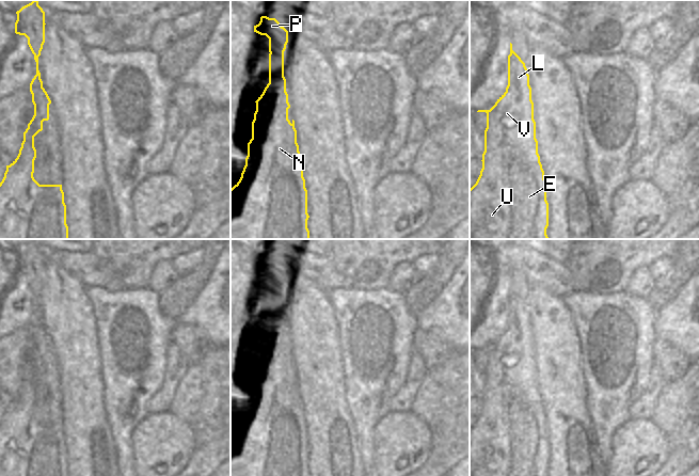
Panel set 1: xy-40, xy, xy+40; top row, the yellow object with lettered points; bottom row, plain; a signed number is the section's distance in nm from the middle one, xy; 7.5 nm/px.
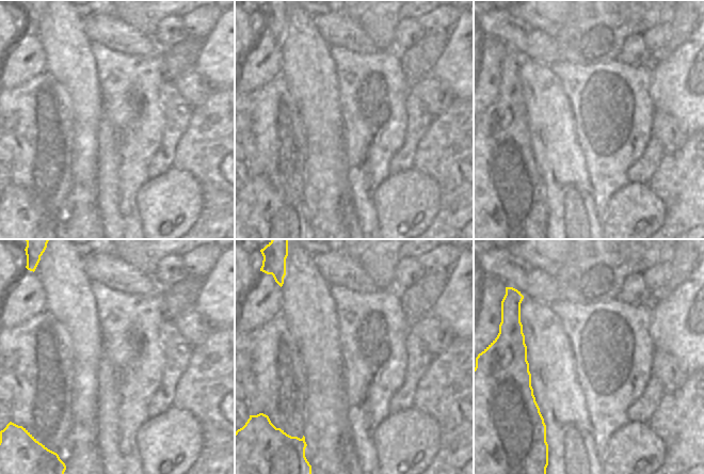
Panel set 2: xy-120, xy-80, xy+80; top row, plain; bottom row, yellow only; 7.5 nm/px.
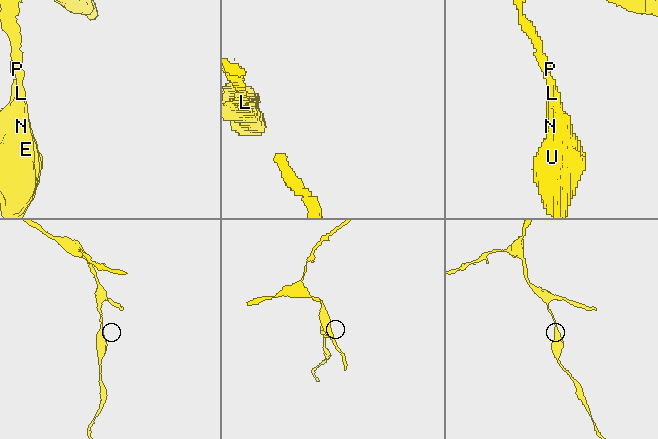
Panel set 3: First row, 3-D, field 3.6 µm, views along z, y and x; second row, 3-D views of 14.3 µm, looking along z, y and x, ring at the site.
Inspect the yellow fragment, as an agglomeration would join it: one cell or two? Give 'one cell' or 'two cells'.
one cell

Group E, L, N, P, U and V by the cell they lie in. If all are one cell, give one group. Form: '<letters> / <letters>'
E L N P U V

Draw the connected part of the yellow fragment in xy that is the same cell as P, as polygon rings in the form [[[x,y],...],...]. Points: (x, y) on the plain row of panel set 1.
[[[261,255],[254,271],[269,277],[269,322],[255,340],[245,404],[239,421],[231,428],[231,476],[309,476],[303,403],[295,360],[288,359],[290,344],[284,316],[288,270],[275,257]]]

